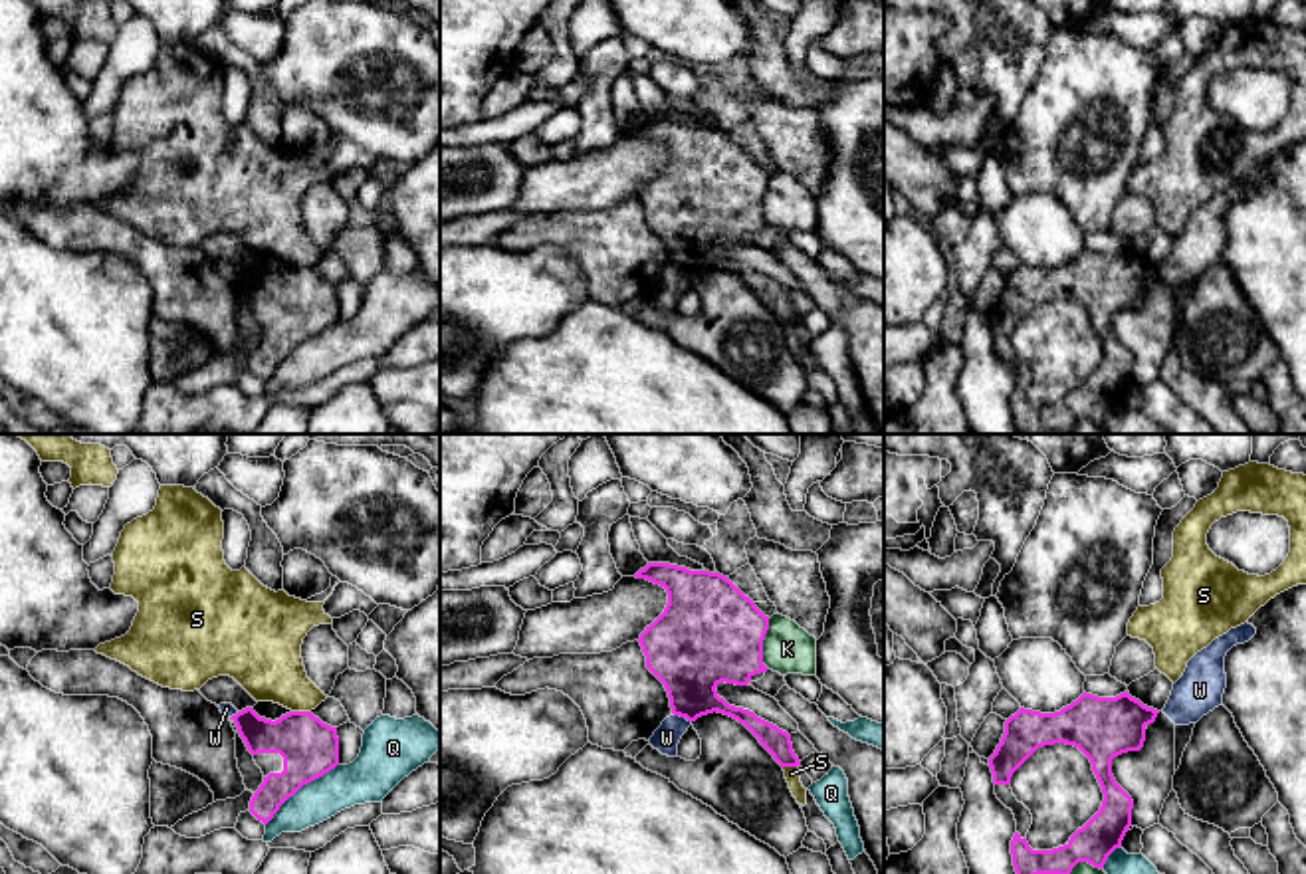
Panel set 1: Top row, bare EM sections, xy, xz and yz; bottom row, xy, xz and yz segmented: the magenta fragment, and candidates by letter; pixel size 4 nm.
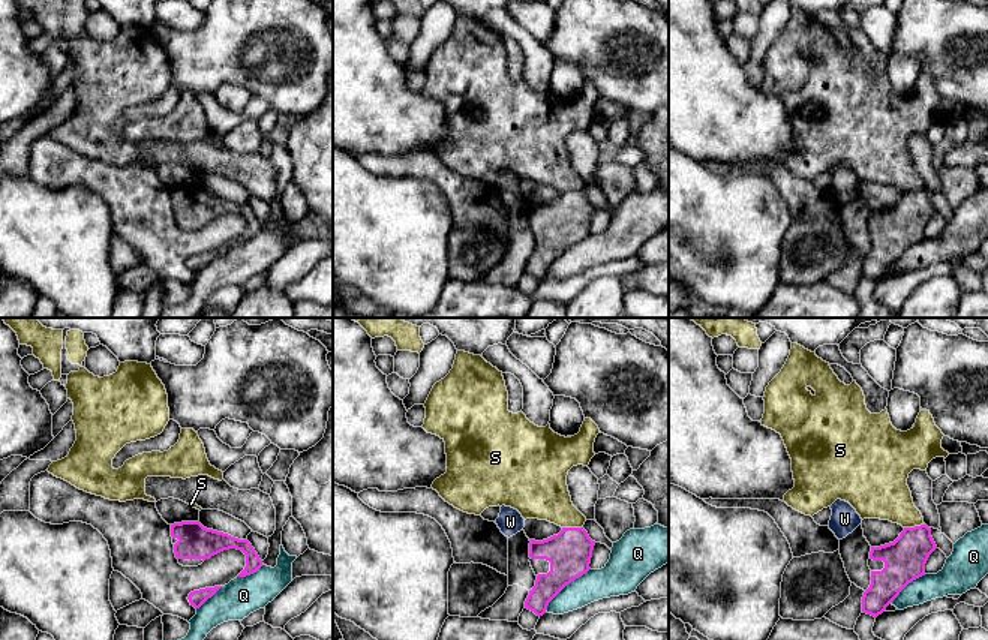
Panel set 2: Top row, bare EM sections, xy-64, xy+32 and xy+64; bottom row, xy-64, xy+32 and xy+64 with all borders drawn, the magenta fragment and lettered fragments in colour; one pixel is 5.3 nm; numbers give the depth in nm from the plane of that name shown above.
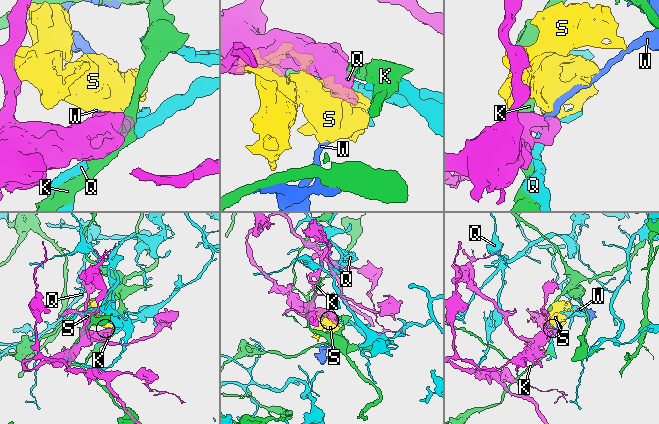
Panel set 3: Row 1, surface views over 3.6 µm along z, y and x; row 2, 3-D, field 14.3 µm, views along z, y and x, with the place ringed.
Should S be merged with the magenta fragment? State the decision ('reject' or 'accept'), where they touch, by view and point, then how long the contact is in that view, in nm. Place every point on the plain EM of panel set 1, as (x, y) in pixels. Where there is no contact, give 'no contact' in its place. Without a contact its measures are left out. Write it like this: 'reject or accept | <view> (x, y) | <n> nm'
reject | xy (302, 268) | 80 nm

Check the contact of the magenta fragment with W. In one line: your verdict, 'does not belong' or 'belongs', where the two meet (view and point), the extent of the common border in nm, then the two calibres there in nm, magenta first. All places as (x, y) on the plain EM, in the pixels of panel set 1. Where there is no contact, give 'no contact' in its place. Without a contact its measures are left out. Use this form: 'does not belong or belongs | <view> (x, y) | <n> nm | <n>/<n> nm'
does not belong | xz (682, 272) | 90 nm | 320/110 nm

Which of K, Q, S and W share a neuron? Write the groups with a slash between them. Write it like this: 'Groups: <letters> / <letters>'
Groups: K / Q / S / W

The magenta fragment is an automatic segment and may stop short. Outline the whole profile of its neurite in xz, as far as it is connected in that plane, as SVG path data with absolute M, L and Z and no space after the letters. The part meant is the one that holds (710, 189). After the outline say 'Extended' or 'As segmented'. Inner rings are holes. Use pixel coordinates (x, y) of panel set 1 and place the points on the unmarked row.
M648 119L636 135L660 141L668 149L664 168L640 190L646 224L664 240L674 272L696 277L707 270L723 270L743 279L781 323L799 323L791 291L757 273L753 268L729 262L717 252L721 238L747 242L755 230L767 228L763 196L769 186L765 172L727 133L709 127L690 127L670 119Z. As segmented

